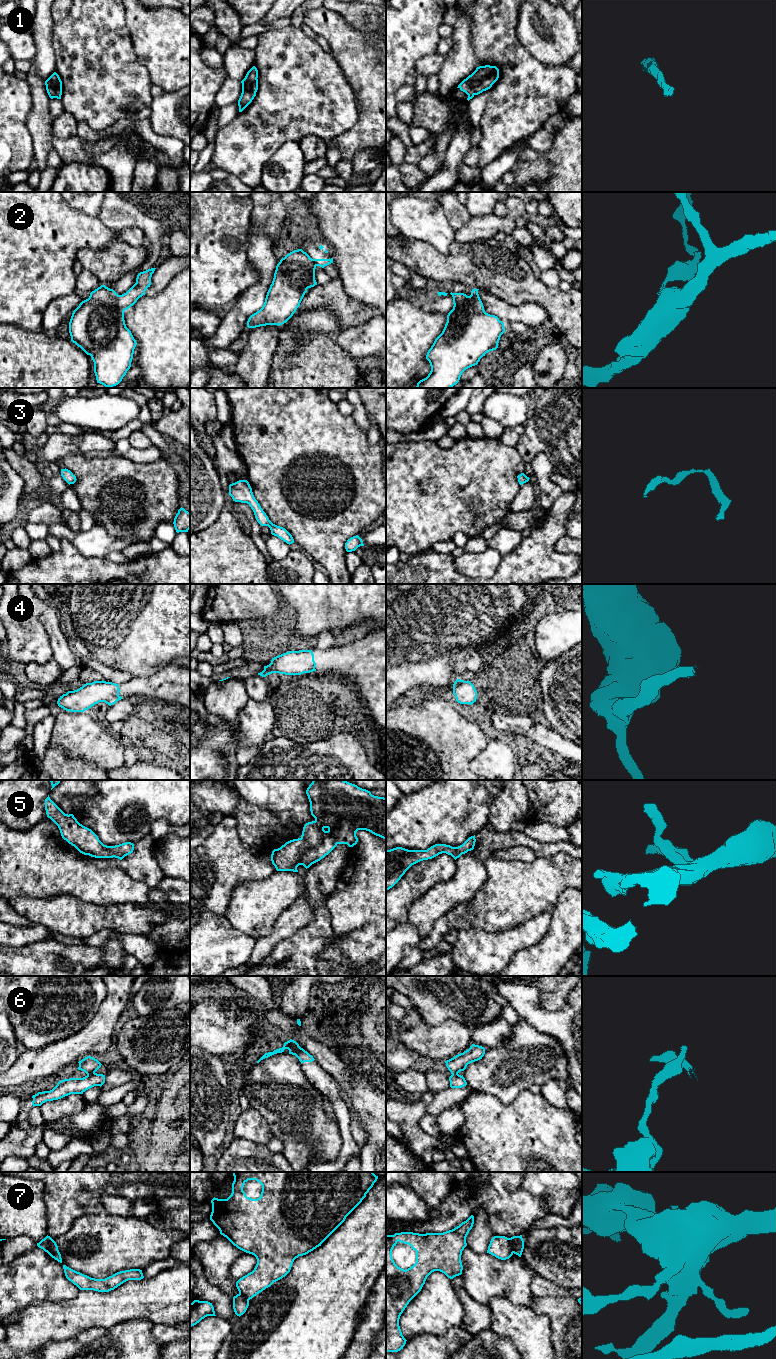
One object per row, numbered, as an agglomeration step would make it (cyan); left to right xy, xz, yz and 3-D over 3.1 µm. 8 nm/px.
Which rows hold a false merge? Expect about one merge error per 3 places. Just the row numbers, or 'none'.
2, 6, 7

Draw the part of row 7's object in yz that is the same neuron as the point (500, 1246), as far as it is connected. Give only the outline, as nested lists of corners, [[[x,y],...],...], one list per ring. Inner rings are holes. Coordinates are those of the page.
[[[494,1236],[490,1241],[487,1253],[501,1260],[509,1259],[513,1255],[509,1238],[505,1236]]]

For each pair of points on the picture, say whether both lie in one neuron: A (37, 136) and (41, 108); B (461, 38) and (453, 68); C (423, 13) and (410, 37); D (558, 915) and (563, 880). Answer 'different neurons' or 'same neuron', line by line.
A: same neuron
B: same neuron
C: same neuron
D: different neurons

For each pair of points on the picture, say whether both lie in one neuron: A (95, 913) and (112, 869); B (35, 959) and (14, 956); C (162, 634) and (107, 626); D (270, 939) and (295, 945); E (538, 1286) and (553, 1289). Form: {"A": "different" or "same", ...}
{"A": "different", "B": "same", "C": "same", "D": "different", "E": "same"}

